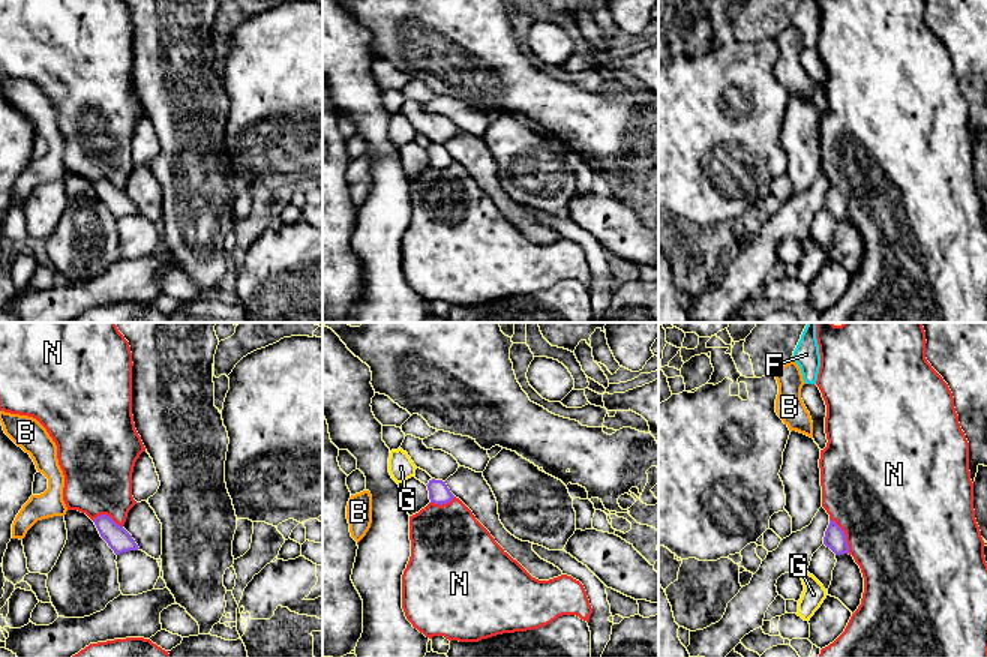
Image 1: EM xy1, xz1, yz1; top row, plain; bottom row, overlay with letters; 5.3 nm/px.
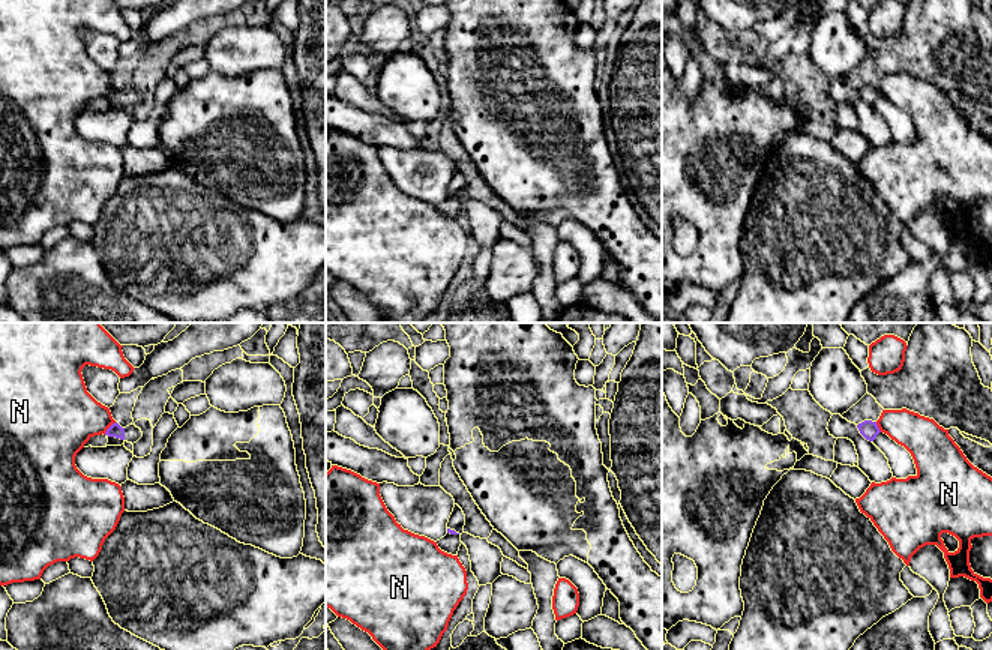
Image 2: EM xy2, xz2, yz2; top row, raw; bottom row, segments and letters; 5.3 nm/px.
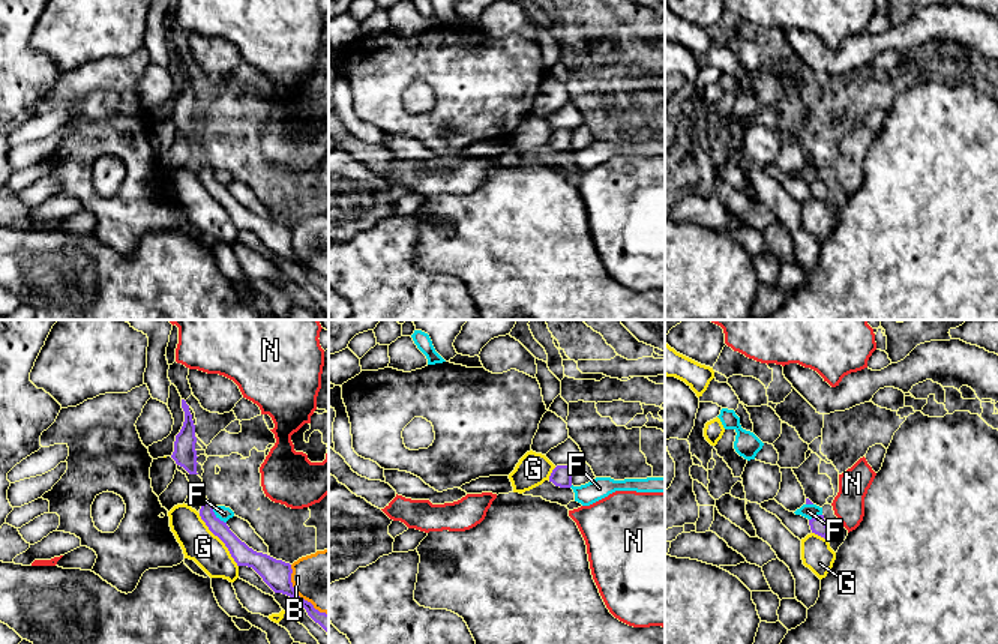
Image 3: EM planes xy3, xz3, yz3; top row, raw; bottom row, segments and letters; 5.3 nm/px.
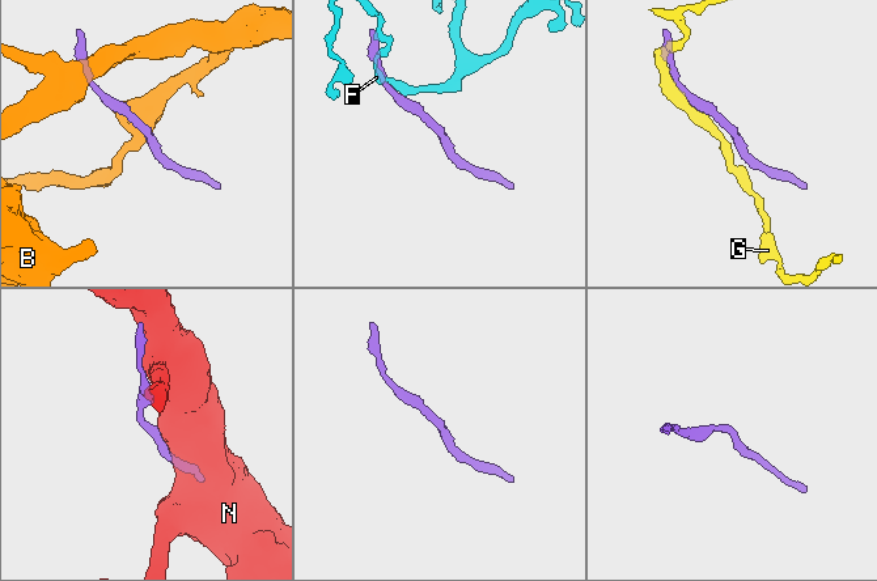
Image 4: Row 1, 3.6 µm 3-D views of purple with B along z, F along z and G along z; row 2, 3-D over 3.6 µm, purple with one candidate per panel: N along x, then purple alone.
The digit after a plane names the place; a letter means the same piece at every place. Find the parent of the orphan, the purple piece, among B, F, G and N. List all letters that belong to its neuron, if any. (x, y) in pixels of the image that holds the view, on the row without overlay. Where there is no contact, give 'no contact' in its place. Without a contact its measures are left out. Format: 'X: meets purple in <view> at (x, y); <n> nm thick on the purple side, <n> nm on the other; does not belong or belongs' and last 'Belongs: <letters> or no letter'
B: meets purple in xy3 at (297, 258); 160 nm thick on the purple side, 300 nm on the other; does not belong
F: meets purple in xy3 at (215, 179); 100 nm thick on the purple side, 80 nm on the other; does not belong
G: meets purple in xy3 at (221, 203); 110 nm thick on the purple side, 190 nm on the other; does not belong
N: meets purple in yz1 at (845, 200); 120 nm thick on the purple side, 500 nm on the other; does not belong
Belongs: no letter

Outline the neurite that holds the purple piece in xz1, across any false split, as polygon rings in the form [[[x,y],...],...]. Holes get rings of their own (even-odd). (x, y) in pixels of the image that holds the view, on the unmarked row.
[[[429,144],[429,147],[426,148],[428,154],[429,154],[429,164],[434,168],[447,168],[450,166],[454,159],[450,156],[450,153],[447,152],[446,146],[442,144]]]

